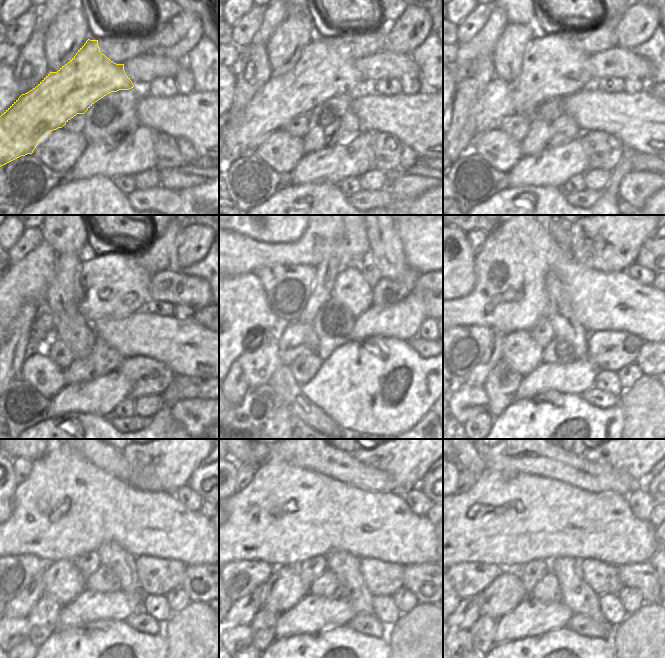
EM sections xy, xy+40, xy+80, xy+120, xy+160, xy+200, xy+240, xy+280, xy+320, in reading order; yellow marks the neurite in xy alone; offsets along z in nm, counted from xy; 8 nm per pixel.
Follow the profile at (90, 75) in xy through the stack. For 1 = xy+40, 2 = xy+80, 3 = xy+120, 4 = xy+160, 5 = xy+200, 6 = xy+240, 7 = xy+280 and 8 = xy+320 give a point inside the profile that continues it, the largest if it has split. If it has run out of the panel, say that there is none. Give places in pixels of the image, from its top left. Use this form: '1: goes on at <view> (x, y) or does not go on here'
1: goes on at xy+40 (321, 73)
2: goes on at xy+80 (552, 67)
3: goes on at xy+120 (113, 285)
4: goes on at xy+160 (342, 282)
5: goes on at xy+200 (604, 235)
6: goes on at xy+240 (167, 459)
7: goes on at xy+280 (408, 459)
8: goes on at xy+320 (637, 459)

